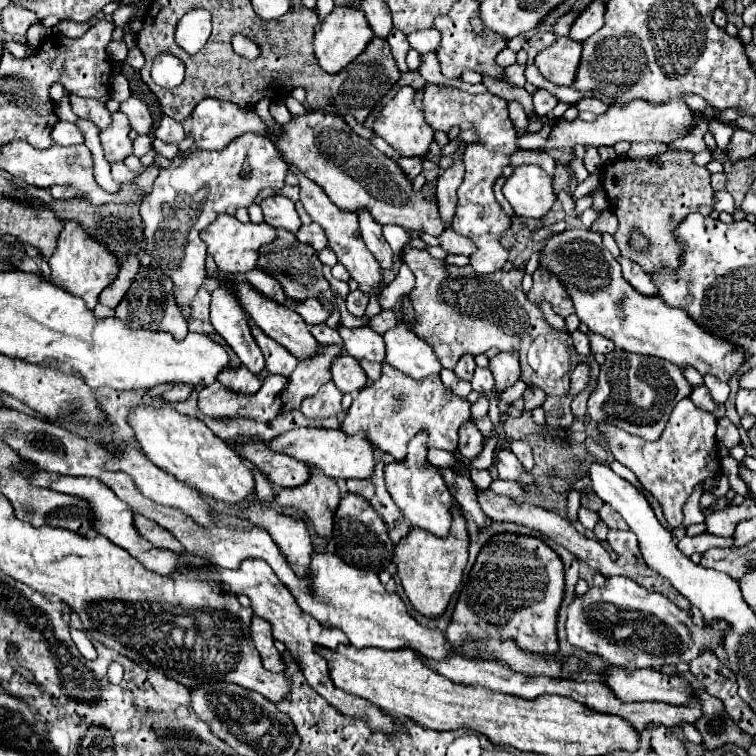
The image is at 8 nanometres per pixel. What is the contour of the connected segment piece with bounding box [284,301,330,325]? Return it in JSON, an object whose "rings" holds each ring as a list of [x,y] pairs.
{"rings":[[[286,301],[284,305],[294,307],[296,313],[300,313],[302,319],[304,319],[308,325],[324,323],[324,321],[330,317],[330,311],[324,313],[324,307],[322,307],[320,301],[304,301],[304,305],[292,305],[292,301]]]}

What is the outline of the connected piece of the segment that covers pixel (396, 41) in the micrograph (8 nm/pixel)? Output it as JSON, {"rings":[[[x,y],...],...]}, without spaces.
{"rings":[[[392,29],[392,31],[388,33],[386,41],[388,41],[390,49],[392,49],[392,55],[394,55],[394,59],[396,59],[398,69],[400,69],[402,73],[404,73],[404,71],[410,71],[408,65],[406,65],[406,53],[408,53],[408,49],[410,49],[406,35],[402,35],[398,29]]]}

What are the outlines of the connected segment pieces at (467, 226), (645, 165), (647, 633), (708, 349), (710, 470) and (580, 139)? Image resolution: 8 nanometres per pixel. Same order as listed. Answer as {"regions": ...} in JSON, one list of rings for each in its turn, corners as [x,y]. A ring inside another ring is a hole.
{"regions":[[[[426,85],[422,103],[424,103],[424,117],[432,129],[450,131],[450,127],[454,125],[470,122],[480,138],[480,143],[466,145],[464,153],[466,175],[458,189],[458,205],[456,215],[452,219],[452,229],[472,239],[478,245],[478,251],[470,255],[470,265],[476,269],[476,273],[498,271],[508,261],[508,251],[500,245],[498,239],[504,231],[510,229],[510,217],[506,217],[506,213],[494,199],[492,185],[496,177],[502,175],[503,168],[510,164],[510,155],[518,148],[516,145],[518,135],[514,131],[512,121],[508,119],[506,101],[489,92],[473,95],[462,89]]],[[[667,151],[658,155],[662,167],[652,159],[616,159],[606,165],[602,187],[608,195],[610,209],[618,217],[618,233],[614,235],[620,255],[638,263],[646,273],[676,271],[680,267],[680,257],[684,253],[680,241],[676,241],[676,227],[690,215],[702,213],[710,215],[714,209],[714,189],[710,187],[710,173],[704,167],[692,163],[692,152]],[[640,231],[648,239],[646,251],[634,251],[630,247],[630,233]]],[[[610,577],[602,589],[592,587],[586,595],[576,597],[568,607],[566,619],[566,633],[572,645],[596,653],[610,665],[624,669],[660,669],[668,663],[690,663],[704,649],[720,649],[720,637],[726,631],[728,625],[722,621],[698,627],[692,621],[692,615],[670,605],[666,597],[660,597],[660,593],[648,593],[624,577]]],[[[570,229],[552,235],[540,253],[540,265],[556,273],[570,293],[576,315],[590,331],[614,341],[616,347],[654,355],[686,369],[692,367],[700,375],[714,375],[728,381],[744,363],[744,349],[728,343],[722,337],[700,329],[684,309],[668,307],[662,297],[646,297],[638,293],[620,273],[620,263],[610,255],[602,243],[602,233],[590,229]]],[[[684,399],[674,407],[662,437],[654,443],[632,437],[630,433],[616,429],[616,425],[598,425],[598,431],[602,433],[602,439],[610,447],[614,459],[626,465],[638,477],[642,487],[660,503],[662,513],[672,529],[682,525],[682,505],[690,497],[694,485],[720,475],[720,457],[716,451],[716,417],[698,409],[690,399]]],[[[634,99],[626,105],[614,103],[608,107],[606,113],[602,113],[596,121],[582,121],[580,117],[576,117],[574,121],[566,121],[566,119],[554,119],[554,127],[548,135],[548,141],[536,149],[536,151],[554,151],[554,149],[574,149],[576,145],[584,145],[584,147],[602,147],[608,145],[612,147],[618,141],[628,141],[628,143],[648,143],[648,141],[656,141],[656,143],[670,143],[678,137],[688,135],[688,129],[692,129],[692,125],[696,125],[696,121],[692,119],[692,111],[680,101],[680,99],[672,99],[672,101],[664,101],[660,105],[654,105],[650,101],[642,101],[642,99]]]]}

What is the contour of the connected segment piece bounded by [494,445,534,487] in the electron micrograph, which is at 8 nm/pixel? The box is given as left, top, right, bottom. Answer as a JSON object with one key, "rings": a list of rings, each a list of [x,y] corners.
{"rings":[[[498,445],[494,451],[494,465],[498,469],[498,477],[500,479],[518,479],[522,483],[522,487],[530,487],[532,485],[532,475],[524,471],[524,467],[520,465],[520,461],[516,459],[516,455],[506,449],[504,445]]]}

